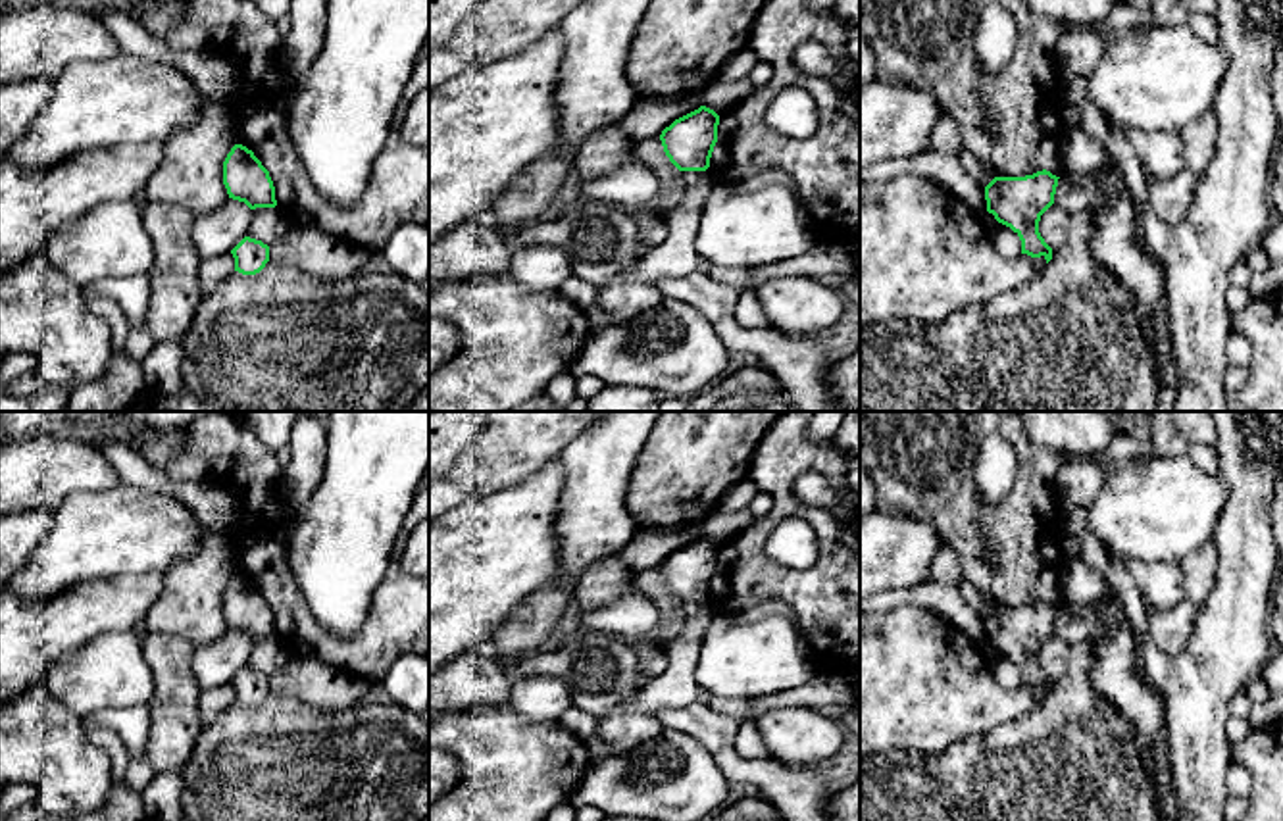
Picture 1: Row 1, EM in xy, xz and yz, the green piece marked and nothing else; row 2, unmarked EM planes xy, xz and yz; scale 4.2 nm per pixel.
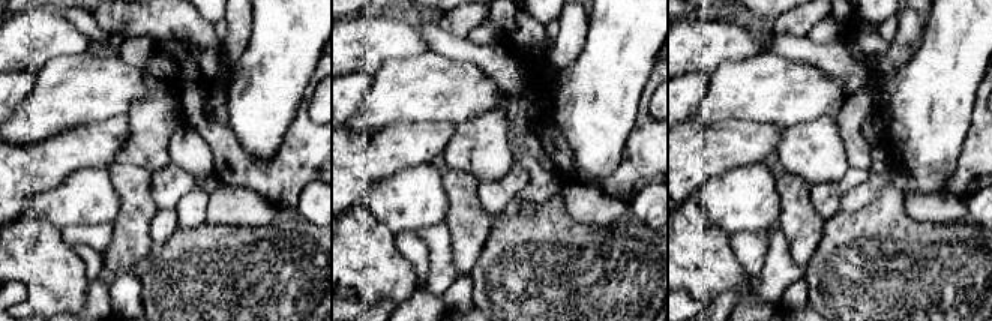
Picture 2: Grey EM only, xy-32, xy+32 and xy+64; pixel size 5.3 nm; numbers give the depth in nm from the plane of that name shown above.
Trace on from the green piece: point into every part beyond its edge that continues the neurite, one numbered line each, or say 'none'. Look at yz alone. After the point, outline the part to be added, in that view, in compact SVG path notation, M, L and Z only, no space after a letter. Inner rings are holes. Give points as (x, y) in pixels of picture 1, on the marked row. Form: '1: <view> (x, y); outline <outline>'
none

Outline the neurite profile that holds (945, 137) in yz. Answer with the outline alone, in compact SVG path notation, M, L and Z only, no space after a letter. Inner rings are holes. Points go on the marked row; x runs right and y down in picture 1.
M943 115L929 138L931 150L958 156L964 150L960 127L950 115Z

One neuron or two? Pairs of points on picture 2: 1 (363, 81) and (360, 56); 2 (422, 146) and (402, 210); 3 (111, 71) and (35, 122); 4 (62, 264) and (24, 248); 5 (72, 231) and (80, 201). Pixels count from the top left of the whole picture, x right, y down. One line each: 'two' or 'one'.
1: two
2: two
3: one
4: one
5: two

